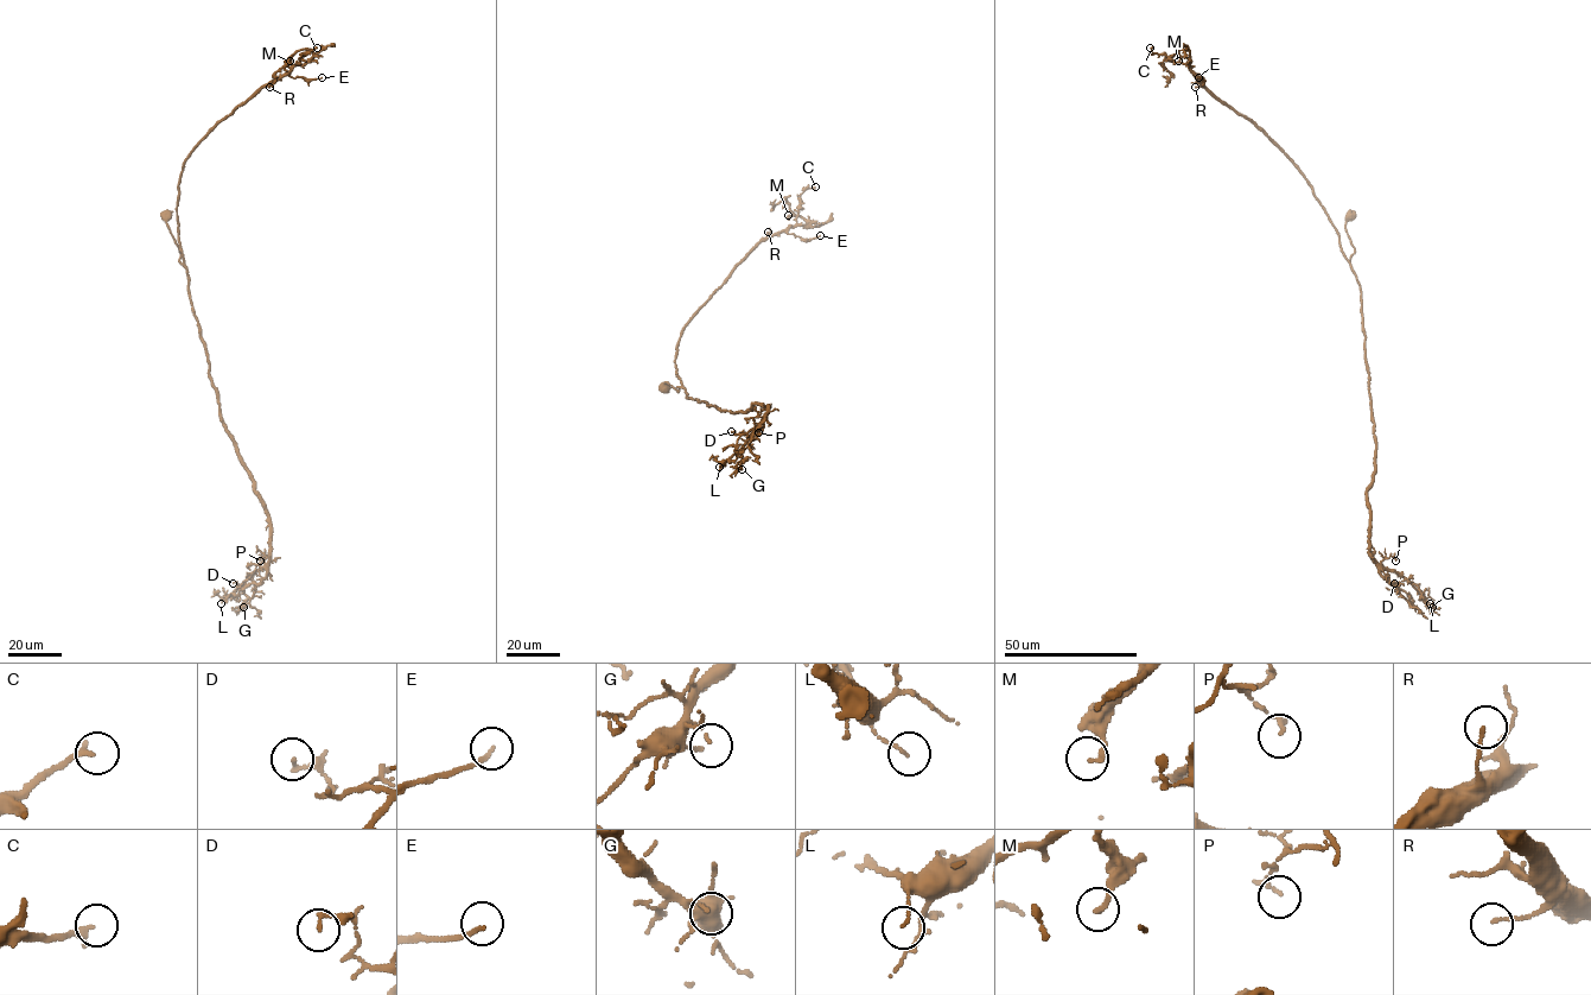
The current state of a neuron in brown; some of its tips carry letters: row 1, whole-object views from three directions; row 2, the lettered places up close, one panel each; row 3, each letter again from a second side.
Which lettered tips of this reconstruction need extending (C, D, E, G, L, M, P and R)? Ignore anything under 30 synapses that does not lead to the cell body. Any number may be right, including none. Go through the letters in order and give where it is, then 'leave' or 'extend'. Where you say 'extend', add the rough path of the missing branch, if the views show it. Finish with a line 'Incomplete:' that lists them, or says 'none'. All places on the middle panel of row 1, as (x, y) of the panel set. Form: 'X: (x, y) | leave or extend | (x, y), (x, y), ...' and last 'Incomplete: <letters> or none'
C: (815, 187) | leave
D: (731, 431) | leave
E: (820, 235) | leave
G: (742, 469) | leave
L: (719, 467) | leave
M: (788, 215) | leave
P: (758, 432) | leave
R: (768, 232) | leave
Incomplete: none

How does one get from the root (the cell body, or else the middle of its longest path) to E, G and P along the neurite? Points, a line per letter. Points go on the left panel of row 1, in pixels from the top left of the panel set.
E: (164, 216), (183, 264), (177, 197), (186, 158), (220, 122), (263, 86), (286, 75), (306, 80), (322, 77)
G: (164, 216), (188, 271), (220, 420), (268, 517), (269, 562), (243, 582), (243, 607)
P: (164, 216), (188, 271), (220, 420), (268, 517), (269, 561), (260, 561)

